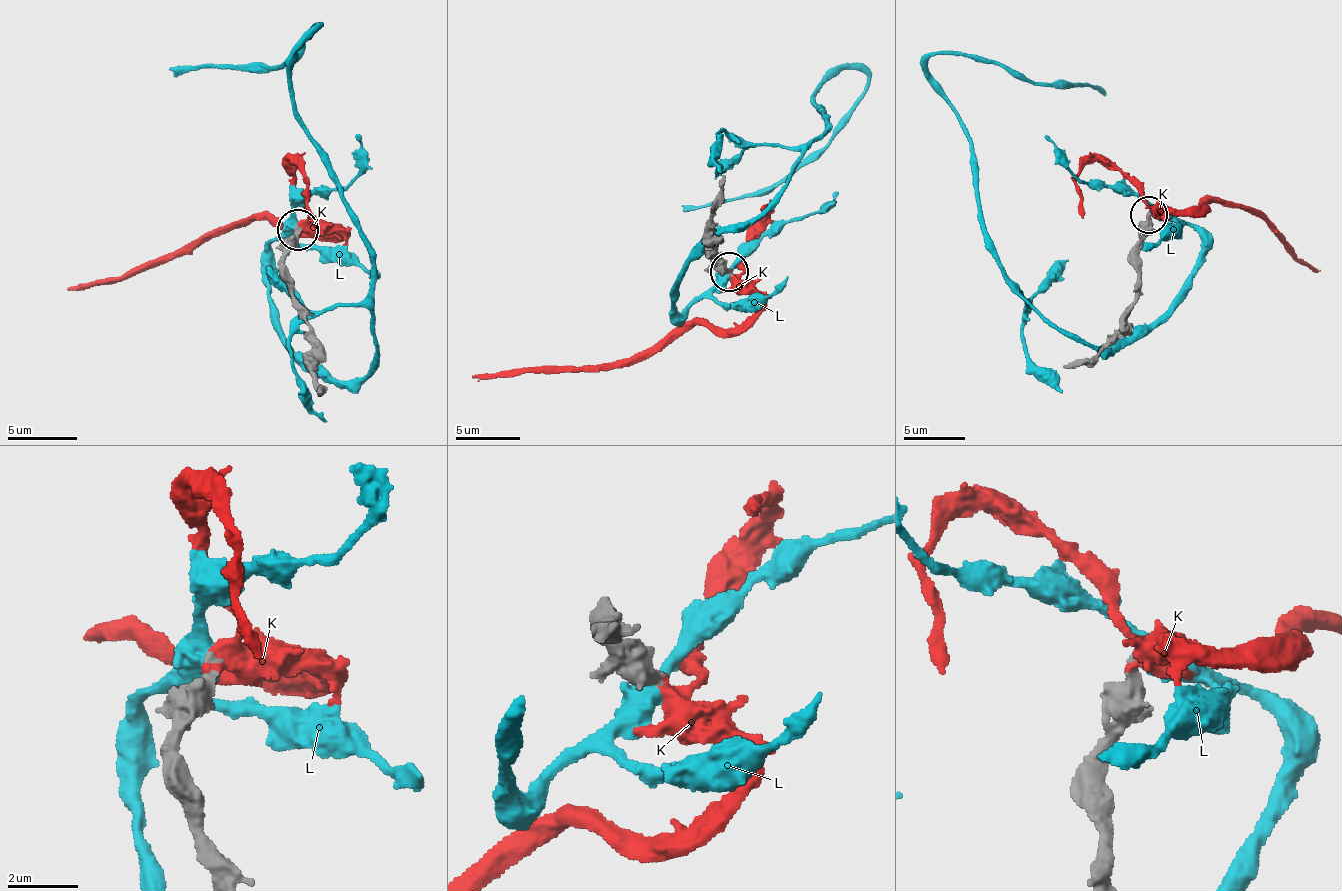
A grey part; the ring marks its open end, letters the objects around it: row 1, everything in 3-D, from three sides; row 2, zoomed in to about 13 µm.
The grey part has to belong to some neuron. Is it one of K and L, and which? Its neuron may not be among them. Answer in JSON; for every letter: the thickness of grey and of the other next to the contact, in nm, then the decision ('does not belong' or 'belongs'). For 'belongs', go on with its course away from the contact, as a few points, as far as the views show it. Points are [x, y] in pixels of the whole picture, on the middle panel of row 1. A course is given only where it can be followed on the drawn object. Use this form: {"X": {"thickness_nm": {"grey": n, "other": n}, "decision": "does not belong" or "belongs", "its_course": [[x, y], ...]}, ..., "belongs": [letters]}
{"K": {"thickness_nm": {"grey": 480, "other": 400}, "decision": "belongs", "its_course": [[729, 272], [757, 300], [757, 310], [731, 327], [671, 328], [656, 344], [595, 367], [526, 370], [471, 377]]}, "L": {"thickness_nm": {"grey": 400, "other": 550}, "decision": "does not belong"}, "belongs": ["K"]}

